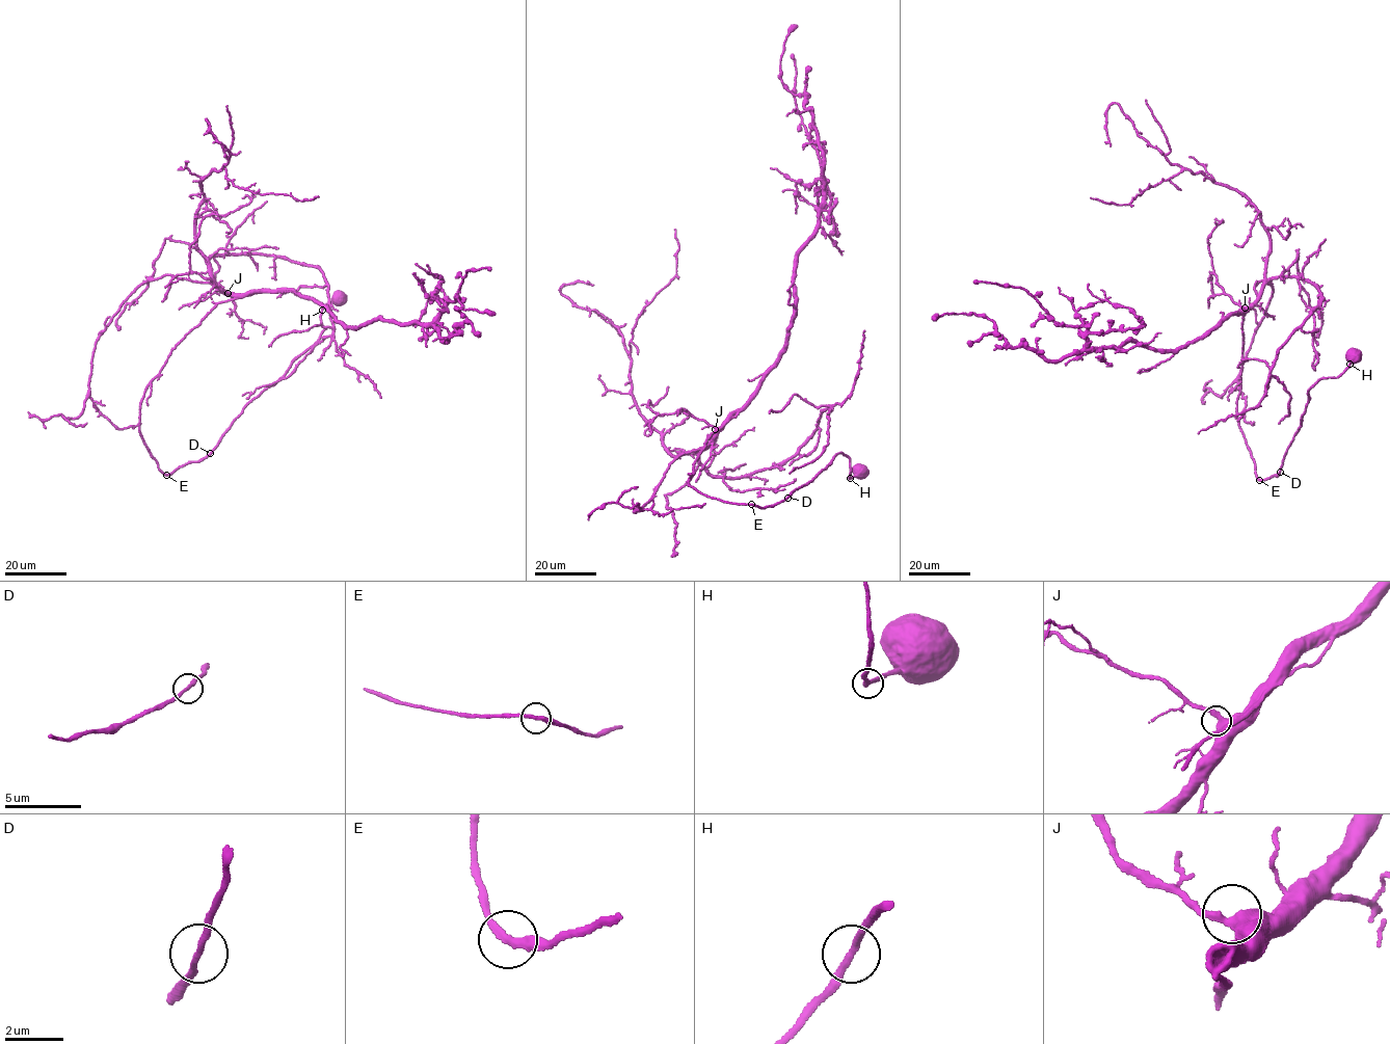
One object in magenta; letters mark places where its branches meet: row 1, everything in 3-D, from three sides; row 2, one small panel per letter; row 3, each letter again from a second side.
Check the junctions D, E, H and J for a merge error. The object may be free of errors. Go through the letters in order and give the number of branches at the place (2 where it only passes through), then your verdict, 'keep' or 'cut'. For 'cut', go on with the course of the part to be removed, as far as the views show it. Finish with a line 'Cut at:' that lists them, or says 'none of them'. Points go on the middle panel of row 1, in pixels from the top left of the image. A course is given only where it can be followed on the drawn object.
D: 2 branches meet; keep
E: 2 branches meet; keep
H: 2 branches meet; keep
J: 2 branches meet; keep
Cut at: none of them

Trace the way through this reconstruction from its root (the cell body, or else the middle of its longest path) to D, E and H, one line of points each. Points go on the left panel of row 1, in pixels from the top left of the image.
D: (339, 297), (322, 310), (321, 320), (326, 327), (317, 341), (295, 359), (275, 382), (248, 402), (210, 454)
E: (339, 297), (322, 310), (321, 320), (326, 327), (317, 341), (248, 402), (209, 454), (166, 475)
H: (339, 297), (322, 310)

